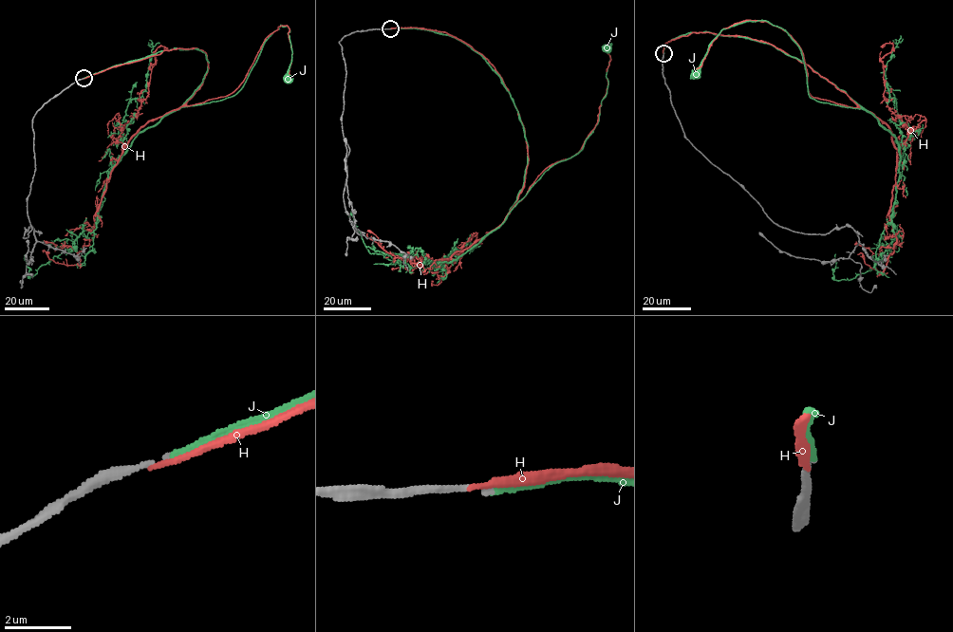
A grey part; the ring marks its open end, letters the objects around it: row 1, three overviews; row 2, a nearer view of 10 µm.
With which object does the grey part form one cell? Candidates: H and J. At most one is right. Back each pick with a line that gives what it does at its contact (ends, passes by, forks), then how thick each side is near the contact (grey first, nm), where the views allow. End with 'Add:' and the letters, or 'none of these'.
J: It ends there. Thickness 140 nm (grey) against 240 nm
Add: J

